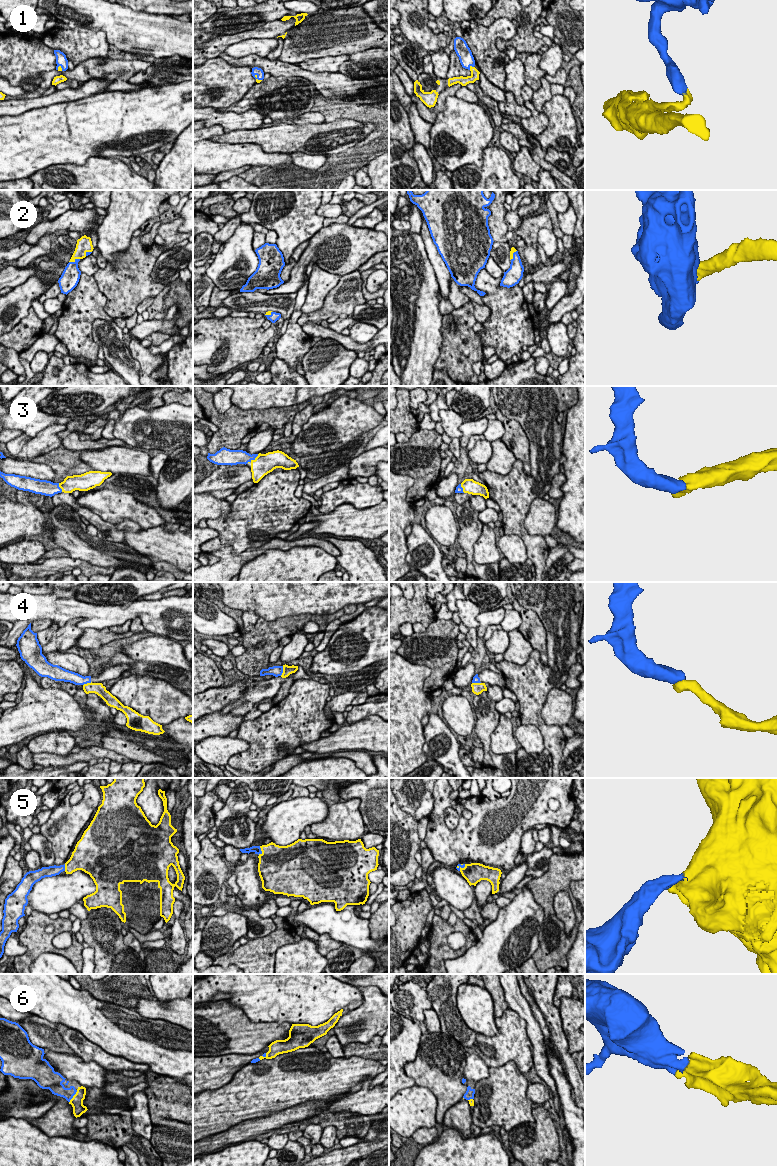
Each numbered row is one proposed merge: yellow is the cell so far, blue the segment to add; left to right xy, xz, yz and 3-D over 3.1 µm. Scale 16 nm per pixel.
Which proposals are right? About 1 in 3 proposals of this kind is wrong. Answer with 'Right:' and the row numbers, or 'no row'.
Right: 1, 2, 3, 5, 6

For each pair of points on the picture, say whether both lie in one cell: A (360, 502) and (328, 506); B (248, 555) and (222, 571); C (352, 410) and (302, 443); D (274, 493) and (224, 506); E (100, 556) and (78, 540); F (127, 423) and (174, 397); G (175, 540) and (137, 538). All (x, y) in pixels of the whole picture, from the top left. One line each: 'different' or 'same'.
A: same
B: same
C: same
D: different
E: same
F: different
G: same

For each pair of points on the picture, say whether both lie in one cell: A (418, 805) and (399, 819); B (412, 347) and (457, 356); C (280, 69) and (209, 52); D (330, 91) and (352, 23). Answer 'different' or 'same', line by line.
A: different
B: different
C: different
D: different

